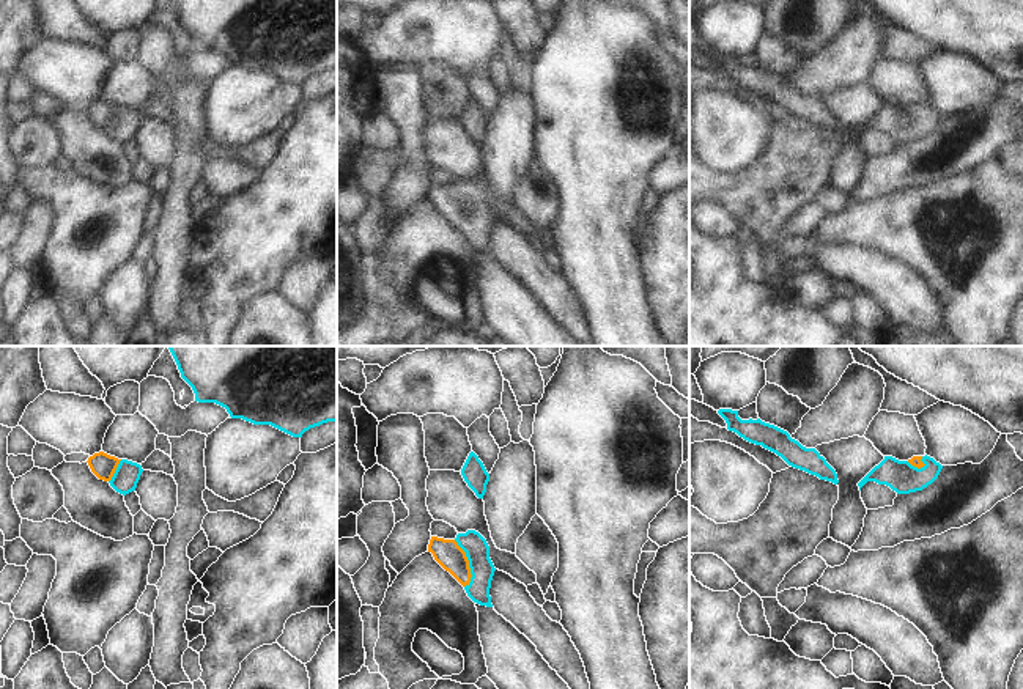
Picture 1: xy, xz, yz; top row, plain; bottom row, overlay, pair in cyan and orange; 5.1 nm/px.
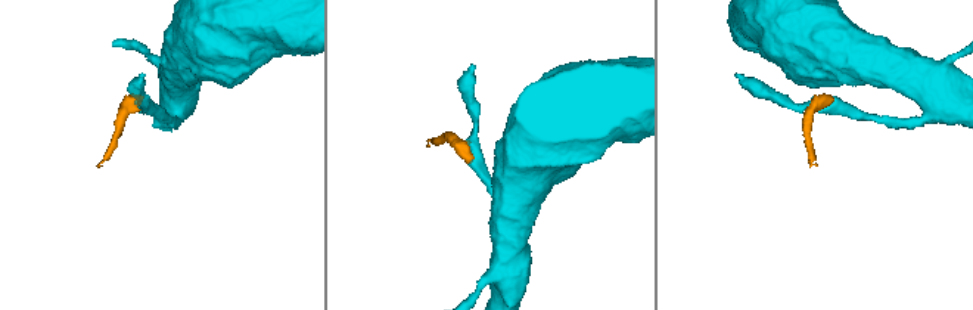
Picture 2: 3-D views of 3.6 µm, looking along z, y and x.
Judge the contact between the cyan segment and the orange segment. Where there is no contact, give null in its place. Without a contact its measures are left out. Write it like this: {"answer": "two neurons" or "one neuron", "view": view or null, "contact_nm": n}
{"answer": "one neuron", "view": "xz", "contact_nm": 260}

